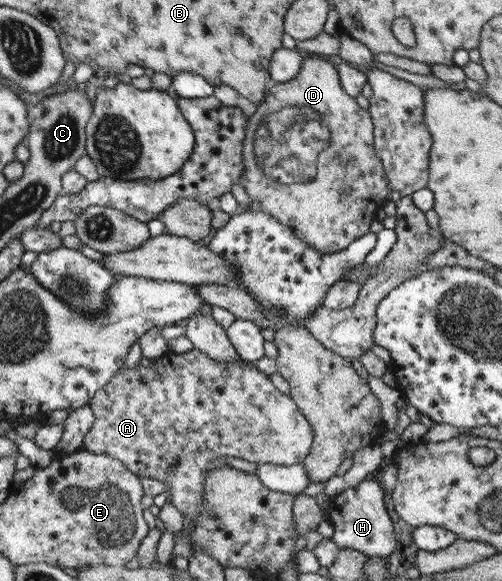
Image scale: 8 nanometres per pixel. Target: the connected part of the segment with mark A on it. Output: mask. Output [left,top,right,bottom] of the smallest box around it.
[82,349,313,542]

